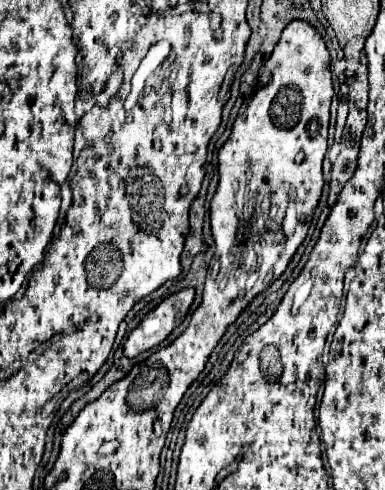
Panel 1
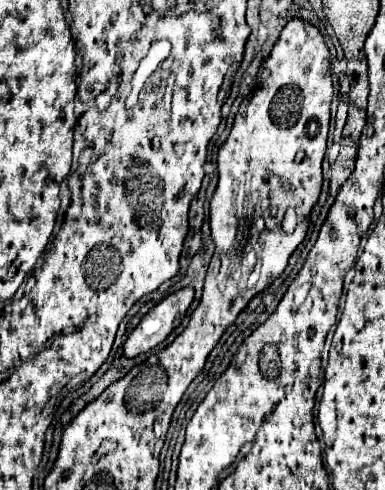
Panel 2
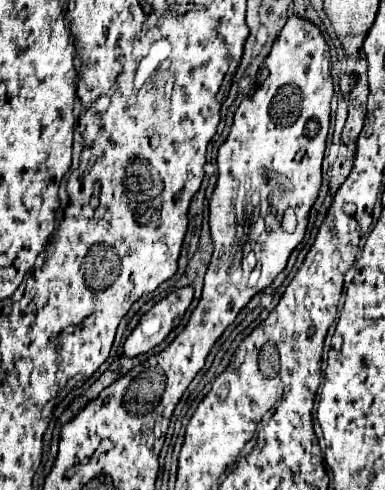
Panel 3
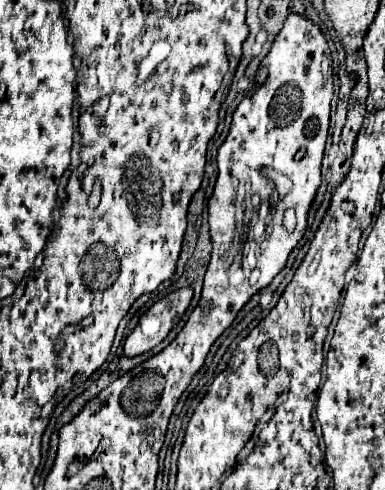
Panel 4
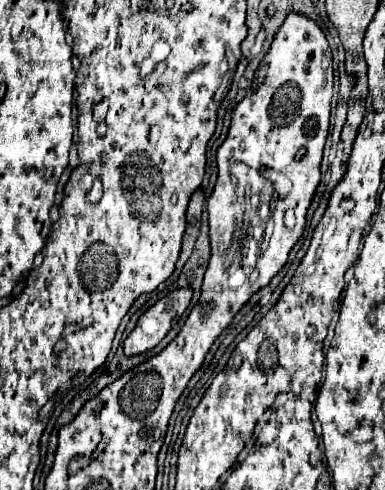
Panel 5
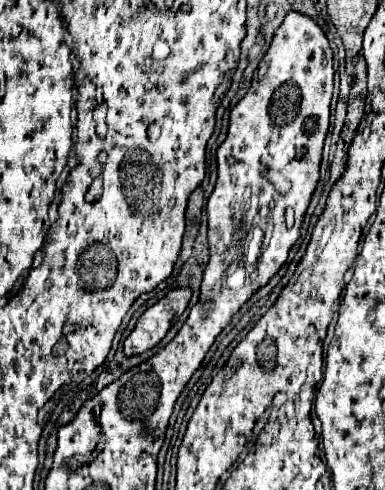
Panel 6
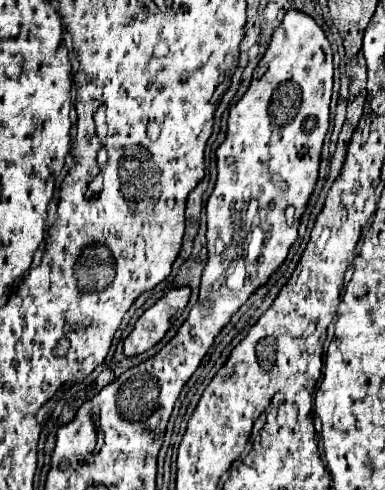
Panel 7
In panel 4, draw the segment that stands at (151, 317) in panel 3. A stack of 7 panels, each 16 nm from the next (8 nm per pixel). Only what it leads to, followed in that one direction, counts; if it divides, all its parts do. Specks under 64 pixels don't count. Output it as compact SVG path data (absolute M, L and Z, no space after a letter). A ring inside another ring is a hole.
M180 288L158 300L138 322L132 334L124 342L126 356L138 356L154 346L158 346L174 326L174 320L180 318L192 302L192 288Z

